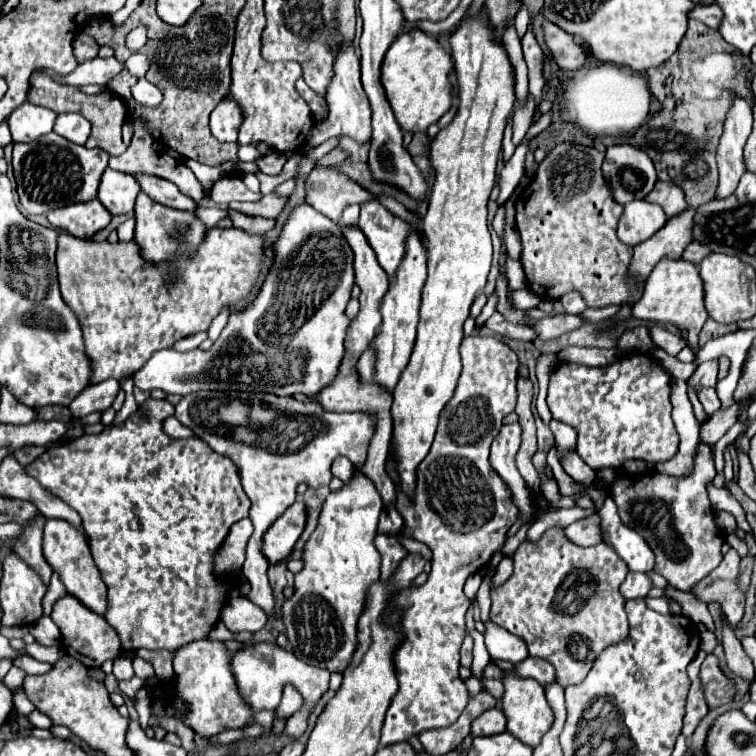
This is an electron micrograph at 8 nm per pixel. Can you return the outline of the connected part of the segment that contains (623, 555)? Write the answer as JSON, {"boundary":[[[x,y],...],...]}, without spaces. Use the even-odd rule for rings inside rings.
{"boundary":[[[609,496],[603,504],[603,508],[599,510],[599,518],[601,518],[603,542],[609,544],[617,552],[617,556],[627,564],[627,568],[631,572],[653,570],[655,560],[653,560],[651,548],[637,532],[633,532],[625,524],[621,524],[619,514],[617,514],[617,506]]]}

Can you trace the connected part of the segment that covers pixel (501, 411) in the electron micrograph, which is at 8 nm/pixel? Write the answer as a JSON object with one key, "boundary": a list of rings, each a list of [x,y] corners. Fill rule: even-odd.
{"boundary":[[[469,336],[461,342],[461,362],[463,370],[455,388],[453,398],[445,404],[439,418],[439,428],[433,440],[433,446],[427,458],[417,468],[417,490],[415,500],[409,500],[399,490],[399,478],[395,464],[391,462],[391,446],[386,460],[386,472],[393,478],[397,492],[397,510],[405,520],[403,532],[409,538],[415,538],[427,544],[433,552],[431,574],[423,586],[407,588],[401,596],[395,596],[395,604],[403,608],[401,626],[405,632],[405,642],[395,652],[395,672],[399,680],[399,692],[391,700],[391,706],[385,716],[381,746],[403,742],[409,736],[415,736],[423,730],[445,728],[453,724],[463,708],[467,706],[467,688],[459,676],[459,648],[465,628],[465,614],[471,606],[471,600],[463,594],[463,584],[469,574],[479,572],[489,564],[491,556],[499,552],[505,544],[507,530],[515,524],[515,508],[507,486],[499,480],[495,470],[489,464],[489,446],[501,430],[503,418],[515,410],[515,382],[519,374],[517,354],[495,336]]]}

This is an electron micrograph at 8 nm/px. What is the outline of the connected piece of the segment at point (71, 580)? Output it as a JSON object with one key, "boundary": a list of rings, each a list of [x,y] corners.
{"boundary":[[[47,520],[45,522],[45,534],[43,534],[43,556],[49,562],[49,566],[53,568],[53,572],[59,574],[59,578],[61,578],[61,582],[69,594],[77,596],[93,612],[105,614],[107,586],[101,578],[99,568],[95,566],[95,562],[91,558],[89,544],[87,544],[85,536],[77,528],[73,528],[65,520]]]}

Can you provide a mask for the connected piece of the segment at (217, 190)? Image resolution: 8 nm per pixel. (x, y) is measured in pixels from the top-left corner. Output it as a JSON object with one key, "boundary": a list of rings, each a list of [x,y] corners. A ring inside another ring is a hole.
{"boundary":[[[223,176],[212,188],[212,200],[217,204],[229,205],[233,201],[259,201],[263,195],[248,190],[243,182],[231,176]]]}

